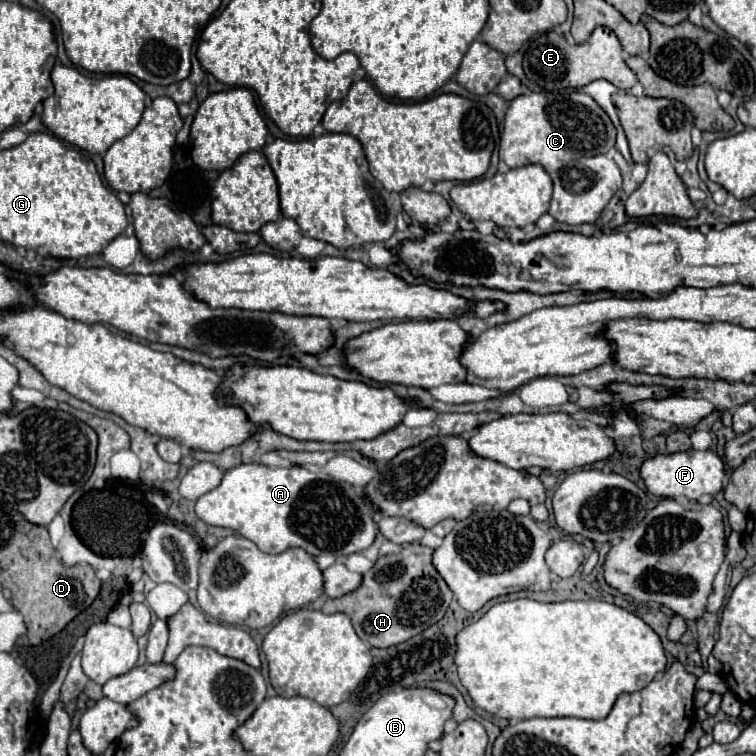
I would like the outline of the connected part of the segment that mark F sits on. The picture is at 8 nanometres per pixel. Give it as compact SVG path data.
M680 451L674 455L656 455L644 461L640 475L652 495L658 497L686 497L696 501L700 495L716 495L722 491L722 483L726 477L724 461L714 451Z

